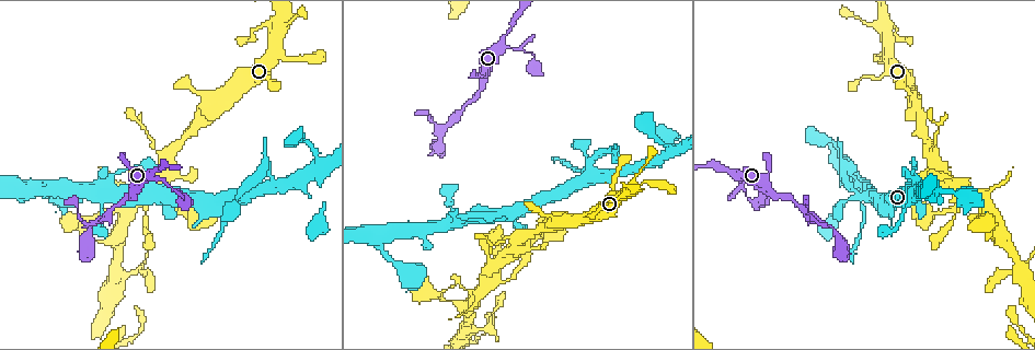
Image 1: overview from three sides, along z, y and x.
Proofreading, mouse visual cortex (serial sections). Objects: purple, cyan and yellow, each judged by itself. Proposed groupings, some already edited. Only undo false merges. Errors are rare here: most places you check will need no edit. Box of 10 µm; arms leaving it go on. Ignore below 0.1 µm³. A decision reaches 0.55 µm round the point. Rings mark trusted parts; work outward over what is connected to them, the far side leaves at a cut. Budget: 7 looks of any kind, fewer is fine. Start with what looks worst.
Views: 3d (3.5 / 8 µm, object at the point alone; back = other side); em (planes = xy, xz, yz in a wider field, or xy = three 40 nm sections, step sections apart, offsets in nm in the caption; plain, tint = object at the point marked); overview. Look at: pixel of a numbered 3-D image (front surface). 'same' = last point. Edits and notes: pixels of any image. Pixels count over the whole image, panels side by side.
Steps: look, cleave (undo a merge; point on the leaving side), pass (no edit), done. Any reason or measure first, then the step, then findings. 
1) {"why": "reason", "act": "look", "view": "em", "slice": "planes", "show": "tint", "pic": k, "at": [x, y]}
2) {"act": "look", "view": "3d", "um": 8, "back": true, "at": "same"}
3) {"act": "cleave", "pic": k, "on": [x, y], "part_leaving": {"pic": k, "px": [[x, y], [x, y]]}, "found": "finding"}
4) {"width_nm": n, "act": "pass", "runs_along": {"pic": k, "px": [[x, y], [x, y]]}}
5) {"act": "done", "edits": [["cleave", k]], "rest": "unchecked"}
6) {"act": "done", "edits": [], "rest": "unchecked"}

{"why": "a narrow waist", "act": "look", "view": "3d", "um": 8, "back": true, "pic": 1, "at": [826, 226]}

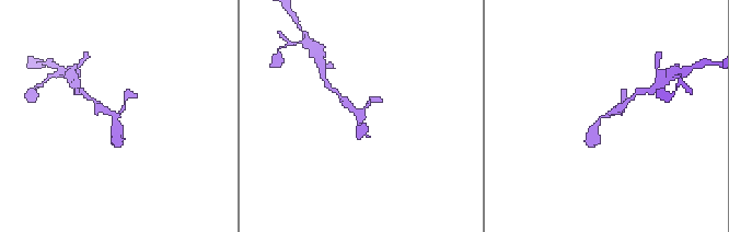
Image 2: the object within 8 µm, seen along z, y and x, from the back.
{"act": "look", "view": "em", "slice": "xy", "step": 5, "show": "tint", "at": "same"}

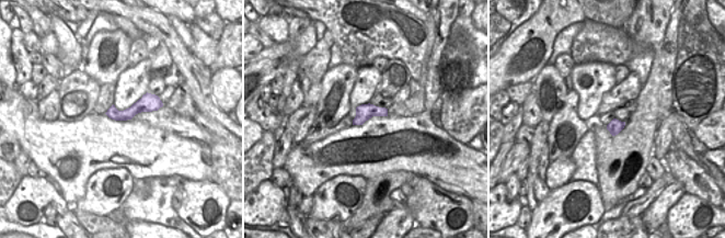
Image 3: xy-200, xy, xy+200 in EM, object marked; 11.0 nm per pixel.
{"width_nm": 180, "act": "pass", "runs_along": {"pic": 2, "px": [[625, 103], [600, 118], [589, 142]]}, "found": "one cell here"}

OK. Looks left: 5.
{"why": "sharp bend", "act": "look", "view": "3d", "um": 3.5, "pic": 1, "at": [491, 280]}

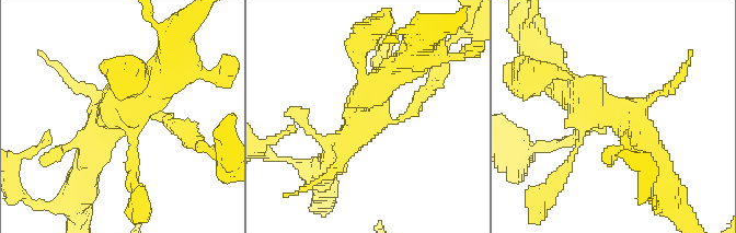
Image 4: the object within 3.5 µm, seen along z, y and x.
{"act": "look", "view": "em", "slice": "xy", "step": 3, "show": "tint", "pic": 4, "at": [364, 118]}

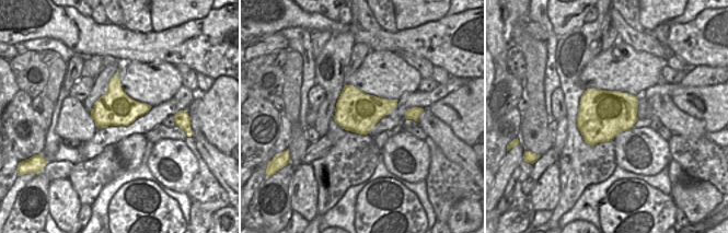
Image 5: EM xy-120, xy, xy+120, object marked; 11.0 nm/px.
{"why": "cut it another way", "act": "look", "view": "em", "slice": "xy", "step": 5, "show": "tint", "at": "same"}

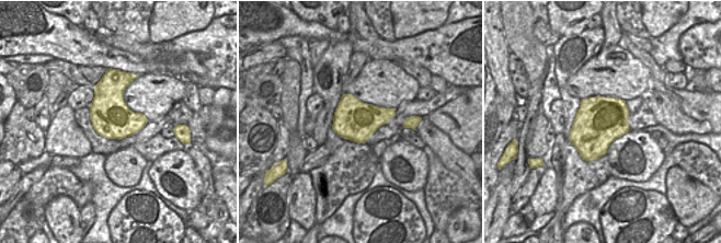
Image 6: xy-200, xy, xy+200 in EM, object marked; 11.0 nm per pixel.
{"act": "pass", "runs_along": {"pic": 4, "px": [[563, 84], [653, 162]]}, "found": "continuous, no second cell"}

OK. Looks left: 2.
{"why": "thick turns thin", "act": "look", "view": "3d", "um": 8, "pic": 1, "at": [82, 230]}

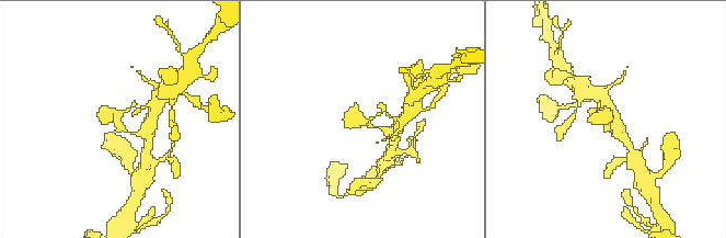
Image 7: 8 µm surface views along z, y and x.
{"why": "shape alone is not enough", "act": "look", "view": "em", "slice": "xy", "step": 2, "show": "tint", "at": "same"}

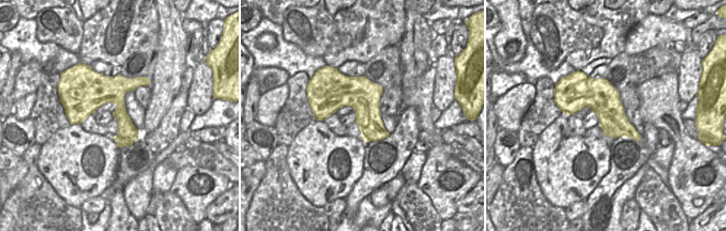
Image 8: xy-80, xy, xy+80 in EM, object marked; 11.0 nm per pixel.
{"act": "pass", "runs_along": {"pic": 7, "px": [[387, 131], [354, 118], [356, 104]]}, "found": "continuous, no second cell"}

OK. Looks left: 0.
{"act": "done", "edits": [], "rest": "unchecked"}

